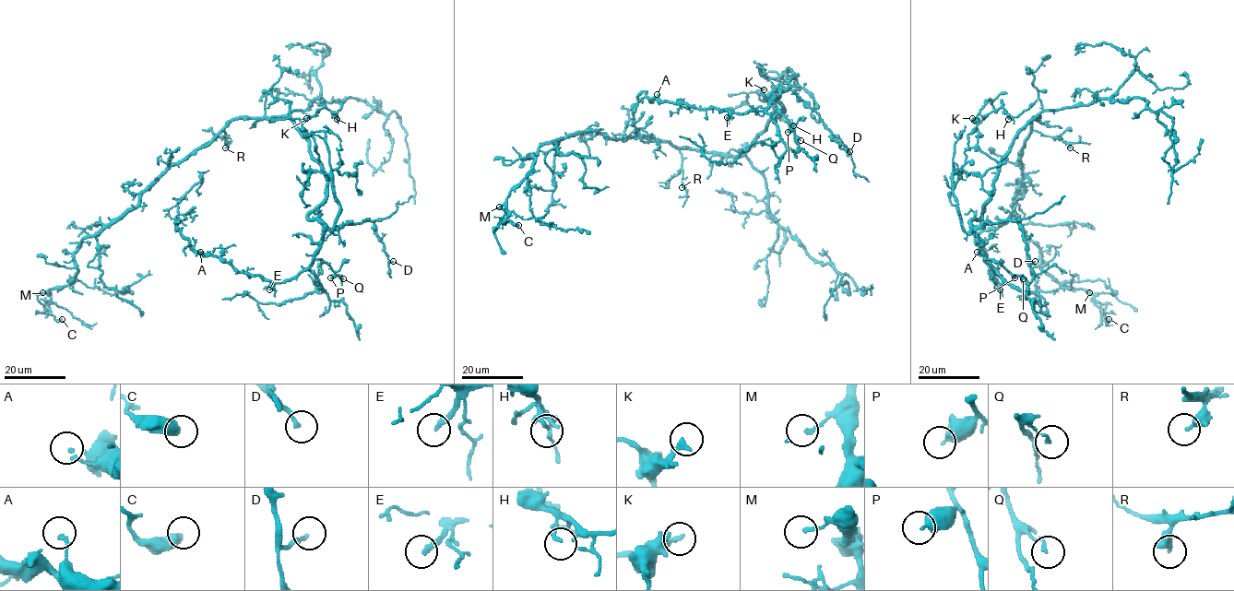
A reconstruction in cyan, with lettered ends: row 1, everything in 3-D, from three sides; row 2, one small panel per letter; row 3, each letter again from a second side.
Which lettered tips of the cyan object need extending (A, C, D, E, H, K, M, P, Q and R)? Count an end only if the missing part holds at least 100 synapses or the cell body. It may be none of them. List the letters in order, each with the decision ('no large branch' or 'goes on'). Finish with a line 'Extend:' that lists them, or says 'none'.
A: no large branch
C: no large branch
D: no large branch
E: goes on
H: no large branch
K: no large branch
M: no large branch
P: no large branch
Q: no large branch
R: no large branch
Extend: E

